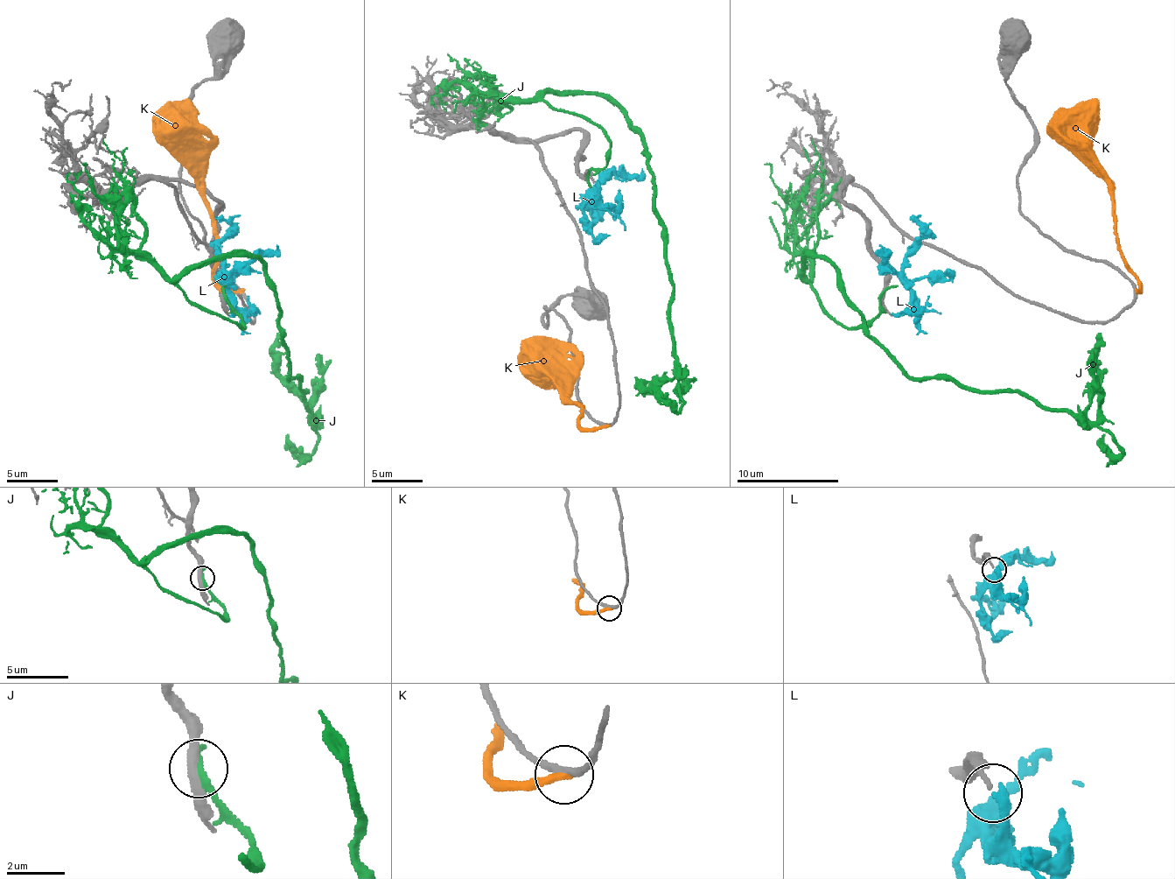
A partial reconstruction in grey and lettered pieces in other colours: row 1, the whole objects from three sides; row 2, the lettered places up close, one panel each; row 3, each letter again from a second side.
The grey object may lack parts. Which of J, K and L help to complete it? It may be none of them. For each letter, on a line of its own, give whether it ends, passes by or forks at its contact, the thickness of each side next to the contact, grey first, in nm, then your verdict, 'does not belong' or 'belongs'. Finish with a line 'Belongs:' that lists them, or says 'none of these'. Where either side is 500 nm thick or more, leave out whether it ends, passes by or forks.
J: it passes by; 320 nm thick on the grey side, 200 nm on the other; does not belong
K: it ends there; 240 nm thick on the grey side, 340 nm on the other; does not belong
L: it ends there; 140 nm thick on the grey side, 320 nm on the other; belongs
Belongs: L

